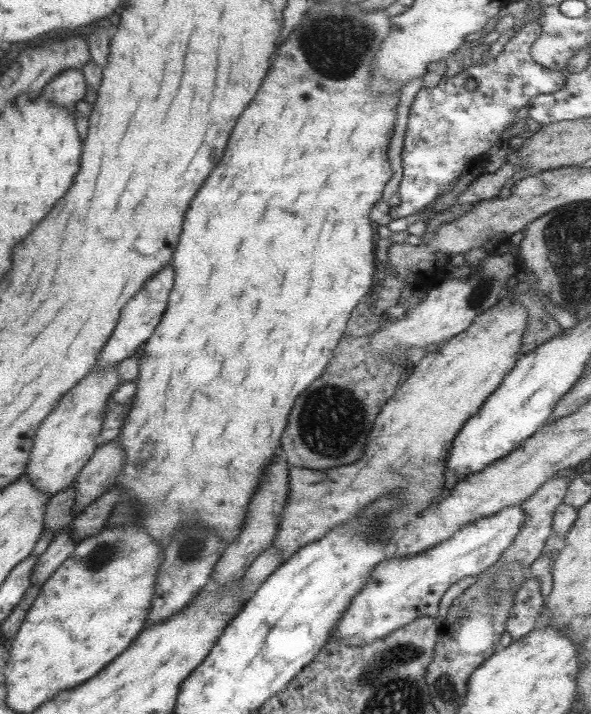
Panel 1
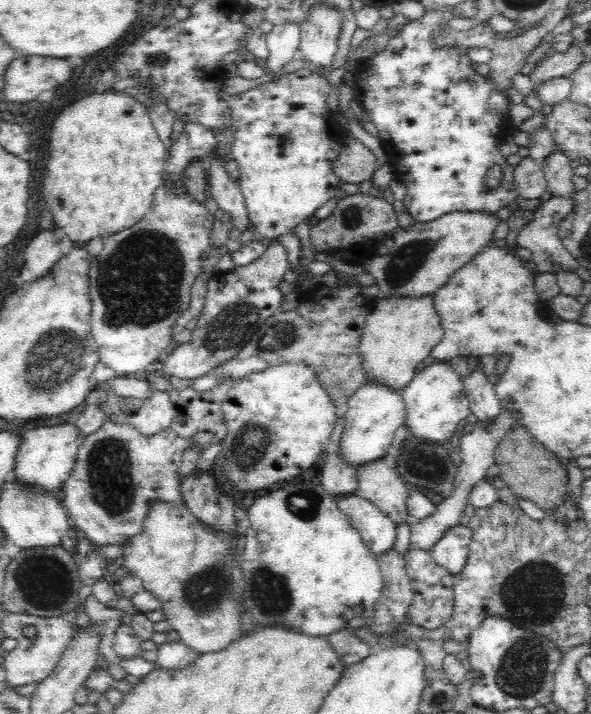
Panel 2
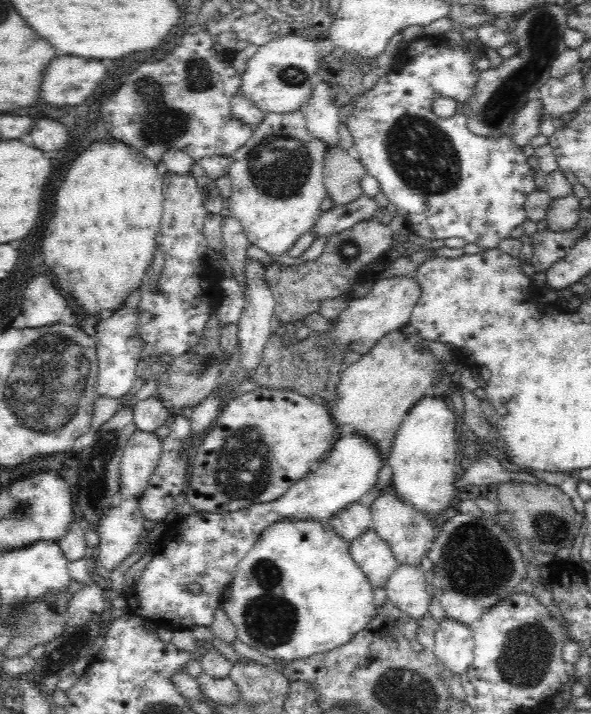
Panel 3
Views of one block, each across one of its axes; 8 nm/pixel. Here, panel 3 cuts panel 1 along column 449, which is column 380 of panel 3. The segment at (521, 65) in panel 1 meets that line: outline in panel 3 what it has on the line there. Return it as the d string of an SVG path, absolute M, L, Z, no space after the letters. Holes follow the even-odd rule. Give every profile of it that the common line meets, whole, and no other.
M462 39L458 46L451 46L447 40L447 44L444 44L444 46L448 48L448 54L446 54L446 50L420 50L426 60L412 60L410 46L403 46L399 51L395 65L380 77L372 88L353 96L352 100L350 100L352 111L349 111L349 115L343 121L354 139L352 151L364 165L365 174L377 178L382 192L387 196L389 202L397 207L397 214L402 215L408 222L410 232L418 234L418 236L426 238L426 240L442 240L458 236L458 238L464 238L468 244L471 242L477 244L481 249L496 248L499 240L506 238L518 224L522 224L528 218L523 204L526 196L537 188L533 178L534 169L526 161L528 157L522 151L523 146L514 143L511 132L495 138L494 136L478 136L467 128L464 106L474 92L478 76L480 76L480 70L476 69L476 61L484 56L481 43L476 40ZM445 96L456 100L456 109L451 116L440 117L434 113L432 103Z

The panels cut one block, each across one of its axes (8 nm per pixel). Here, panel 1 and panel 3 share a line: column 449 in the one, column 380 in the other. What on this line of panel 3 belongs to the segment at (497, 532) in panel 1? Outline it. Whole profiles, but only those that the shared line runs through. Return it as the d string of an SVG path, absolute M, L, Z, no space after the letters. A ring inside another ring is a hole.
M373 528L362 532L351 541L350 554L366 573L372 588L384 586L390 574L398 568L398 562L390 545Z

